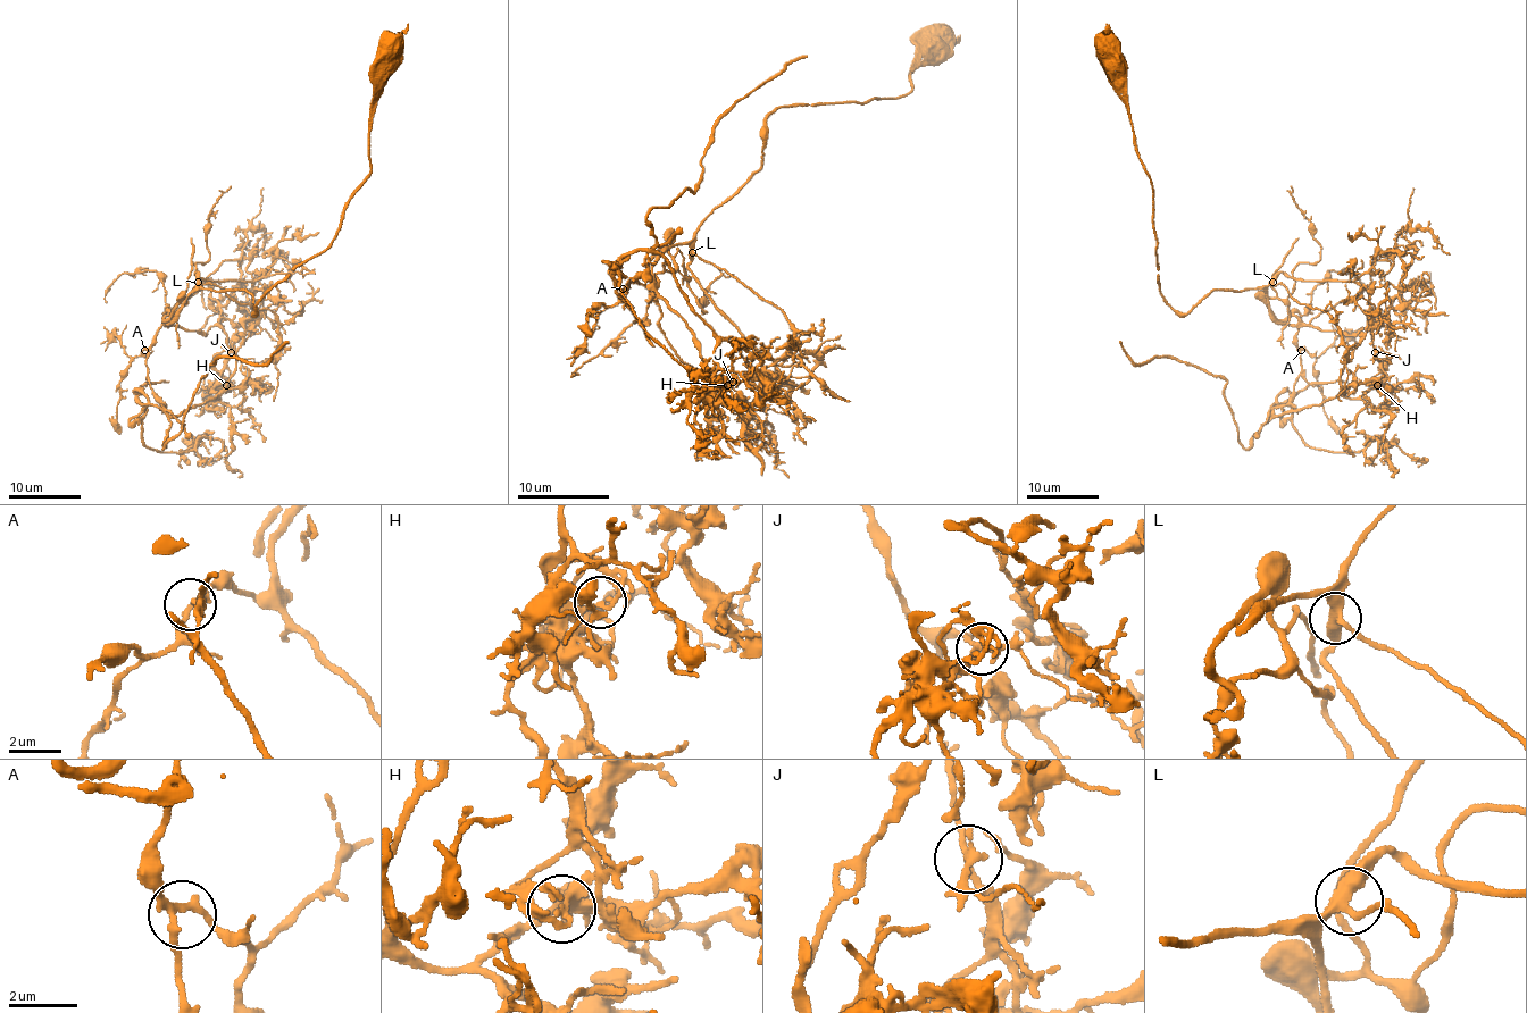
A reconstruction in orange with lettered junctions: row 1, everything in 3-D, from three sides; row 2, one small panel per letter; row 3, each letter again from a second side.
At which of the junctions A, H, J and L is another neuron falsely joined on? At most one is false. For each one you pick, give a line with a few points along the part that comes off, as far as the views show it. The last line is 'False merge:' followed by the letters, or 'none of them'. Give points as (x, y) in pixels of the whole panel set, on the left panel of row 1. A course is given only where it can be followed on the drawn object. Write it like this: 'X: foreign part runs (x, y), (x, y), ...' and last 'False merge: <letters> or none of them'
H: foreign part runs (226, 386), (175, 415), (164, 449), (216, 359), (265, 365), (288, 341)
False merge: H

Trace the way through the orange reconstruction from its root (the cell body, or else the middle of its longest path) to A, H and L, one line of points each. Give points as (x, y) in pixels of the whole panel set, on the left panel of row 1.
A: (391, 47), (369, 125), (369, 173), (336, 237), (278, 281), (256, 312), (244, 290), (193, 291), (144, 350)
H: (391, 47), (369, 173), (336, 237), (256, 312), (244, 290), (197, 290), (172, 312), (225, 333), (226, 386)
L: (391, 47), (369, 125), (369, 173), (336, 237), (278, 281), (256, 312), (244, 290), (213, 291), (198, 282)

